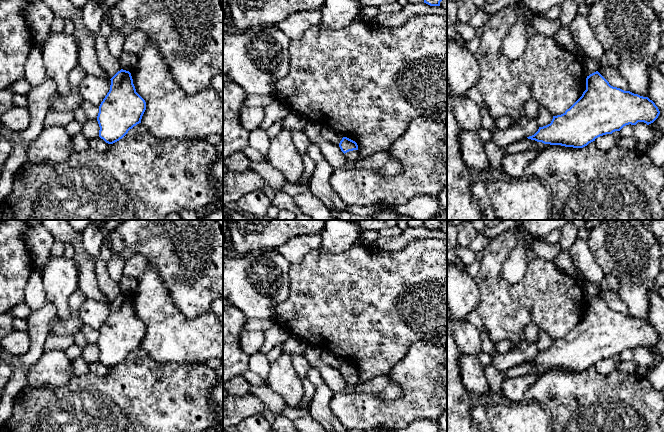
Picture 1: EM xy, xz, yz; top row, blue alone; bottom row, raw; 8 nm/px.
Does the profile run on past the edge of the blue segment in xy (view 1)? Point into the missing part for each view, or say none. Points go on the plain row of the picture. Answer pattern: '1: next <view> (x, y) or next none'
1: next none

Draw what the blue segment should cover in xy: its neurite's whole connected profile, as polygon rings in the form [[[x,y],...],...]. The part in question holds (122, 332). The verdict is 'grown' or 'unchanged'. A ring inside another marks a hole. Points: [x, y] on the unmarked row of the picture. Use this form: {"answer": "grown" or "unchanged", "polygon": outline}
{"answer": "unchanged", "polygon": [[[121,293],[110,304],[110,314],[99,330],[97,345],[99,361],[113,368],[141,347],[146,326],[136,316],[129,295]]]}

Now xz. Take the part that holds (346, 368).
{"answer": "unchanged", "polygon": [[[347,361],[342,362],[342,364],[339,367],[339,371],[344,378],[349,375],[358,374],[357,367]]]}

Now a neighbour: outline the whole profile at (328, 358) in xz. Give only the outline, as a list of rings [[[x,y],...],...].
[[[324,351],[321,352],[320,359],[325,364],[330,365],[336,369],[339,369],[340,365],[343,362],[343,360],[338,358],[337,356]]]

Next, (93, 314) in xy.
[[[86,301],[80,309],[80,318],[84,325],[88,325],[99,331],[109,316],[110,309],[110,303]]]

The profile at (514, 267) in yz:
[[[518,239],[515,248],[509,253],[502,266],[502,278],[510,283],[520,281],[526,272],[527,252],[533,251],[538,258],[553,261],[562,251],[561,245],[547,244],[544,239],[538,239],[533,244],[526,244]]]

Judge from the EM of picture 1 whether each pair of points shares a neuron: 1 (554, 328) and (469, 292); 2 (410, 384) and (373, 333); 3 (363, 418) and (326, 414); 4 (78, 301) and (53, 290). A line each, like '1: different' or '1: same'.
1: different
2: different
3: different
4: different

